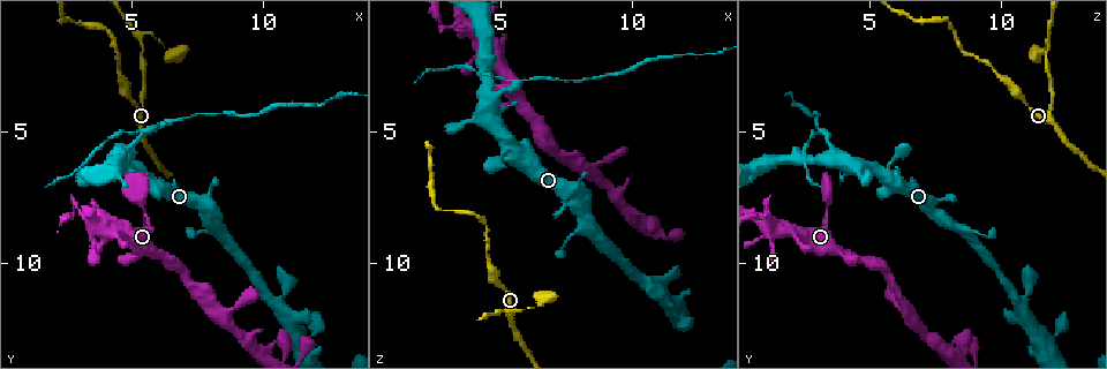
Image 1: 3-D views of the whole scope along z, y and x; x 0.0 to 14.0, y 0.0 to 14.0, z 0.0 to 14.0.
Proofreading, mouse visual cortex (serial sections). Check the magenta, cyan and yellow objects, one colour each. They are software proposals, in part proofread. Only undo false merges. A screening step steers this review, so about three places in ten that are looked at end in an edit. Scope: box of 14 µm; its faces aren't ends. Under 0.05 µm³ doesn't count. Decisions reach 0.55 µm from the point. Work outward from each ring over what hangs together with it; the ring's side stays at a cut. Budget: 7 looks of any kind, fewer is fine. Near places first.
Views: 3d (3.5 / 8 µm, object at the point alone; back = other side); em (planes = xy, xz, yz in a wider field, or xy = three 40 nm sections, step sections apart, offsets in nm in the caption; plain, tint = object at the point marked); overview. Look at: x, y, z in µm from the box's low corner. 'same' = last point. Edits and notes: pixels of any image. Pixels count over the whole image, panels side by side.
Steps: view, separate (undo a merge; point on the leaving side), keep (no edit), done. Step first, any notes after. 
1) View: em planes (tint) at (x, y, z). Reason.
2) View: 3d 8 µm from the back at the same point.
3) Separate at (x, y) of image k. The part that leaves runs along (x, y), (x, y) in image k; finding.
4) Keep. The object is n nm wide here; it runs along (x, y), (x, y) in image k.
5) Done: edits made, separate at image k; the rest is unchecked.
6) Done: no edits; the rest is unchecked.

View: 3d 3.5 µm at (5.5, 5.0, 3.2). Abrupt turn.

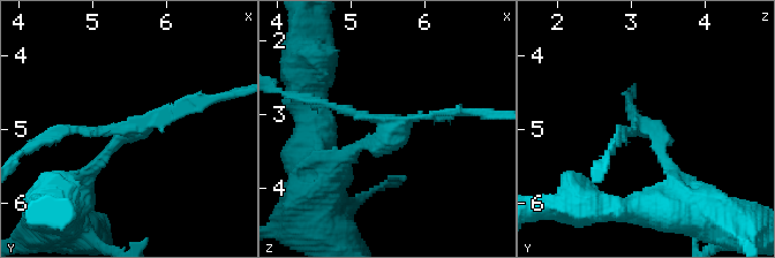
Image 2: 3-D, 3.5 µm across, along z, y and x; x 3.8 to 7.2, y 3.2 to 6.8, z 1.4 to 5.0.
View: em xy step 3 (tint) at (5.55, 5.00, 3.25). 3 arms meet here; the arms are 100, 150, 200 nm wide; shape alone is not enough.

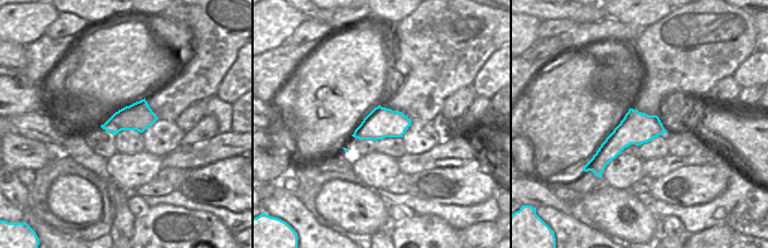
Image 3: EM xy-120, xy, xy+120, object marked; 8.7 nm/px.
Separate at (158, 121) of image 2. The part that leaves runs along (128, 134), (135, 126), (224, 95) in image 2; two cells meet here.

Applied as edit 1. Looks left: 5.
View: overview.

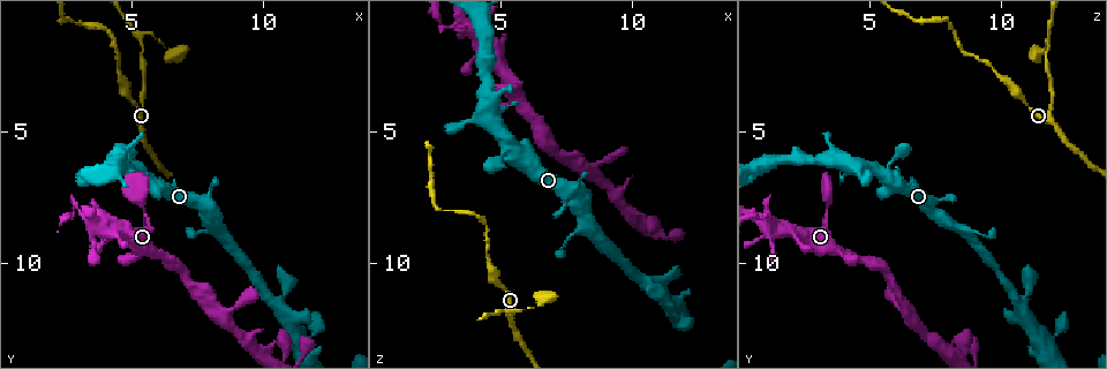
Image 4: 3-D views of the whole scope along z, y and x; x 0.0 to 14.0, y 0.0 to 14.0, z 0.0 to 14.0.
View: 3d 3.5 µm at (5.4, 1.4, 11.9).

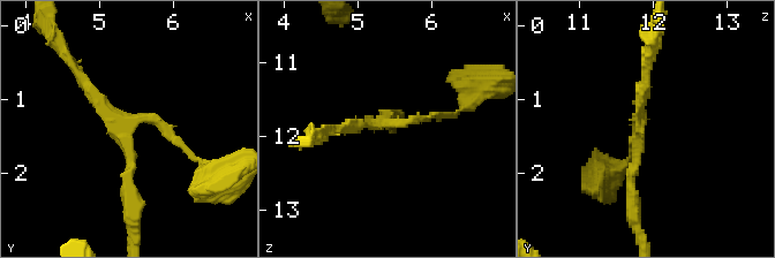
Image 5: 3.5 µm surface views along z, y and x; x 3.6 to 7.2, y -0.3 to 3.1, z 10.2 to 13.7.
View: em xy step 2 (plain) at (5.35, 1.35, 11.85).

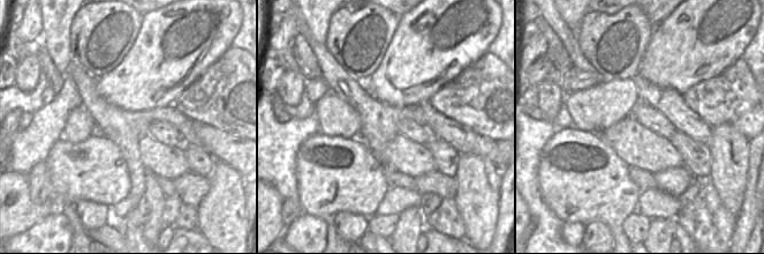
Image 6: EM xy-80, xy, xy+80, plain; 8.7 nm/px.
View: em xy step 2 (tint) at the same point.

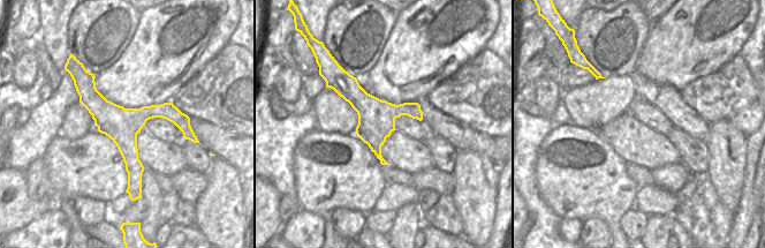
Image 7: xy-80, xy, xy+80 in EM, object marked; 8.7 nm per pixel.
Keep. The arms are 100, 150, 150 nm wide; it runs along (78, 85), (108, 115), (171, 112), (186, 126) in image 7; one cell here.

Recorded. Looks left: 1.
Done: edits made, separate at image 2; the rest is unchecked.

